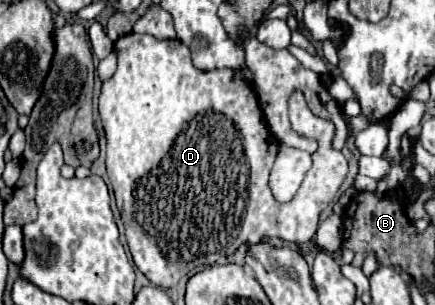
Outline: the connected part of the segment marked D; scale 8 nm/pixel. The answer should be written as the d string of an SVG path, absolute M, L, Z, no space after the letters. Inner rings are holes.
M132 32L120 36L116 48L120 50L118 68L112 78L102 82L98 98L98 112L108 140L106 170L134 264L152 284L174 288L192 268L214 264L222 256L232 256L244 242L260 242L266 238L310 240L316 234L320 212L334 200L348 172L344 154L332 148L332 122L312 114L312 138L320 142L320 148L312 154L314 164L304 176L294 200L280 204L268 188L268 174L278 142L270 134L252 90L244 82L234 80L230 70L196 70L190 60L190 50L180 40L158 40L148 34ZM242 174L248 176L248 202L238 226L238 178Z

